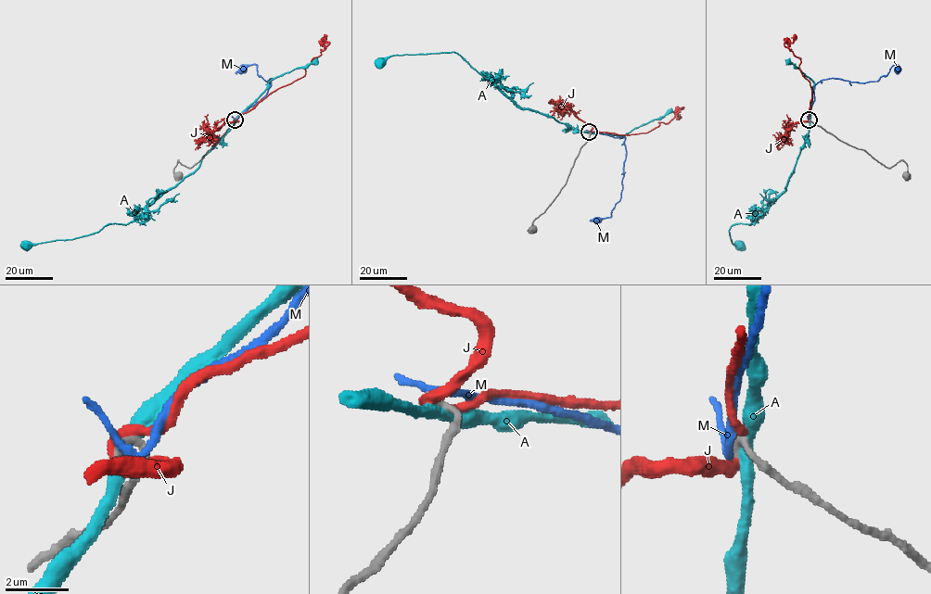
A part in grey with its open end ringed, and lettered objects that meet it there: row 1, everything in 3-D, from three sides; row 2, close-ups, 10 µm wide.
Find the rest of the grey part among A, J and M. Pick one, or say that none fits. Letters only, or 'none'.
J

